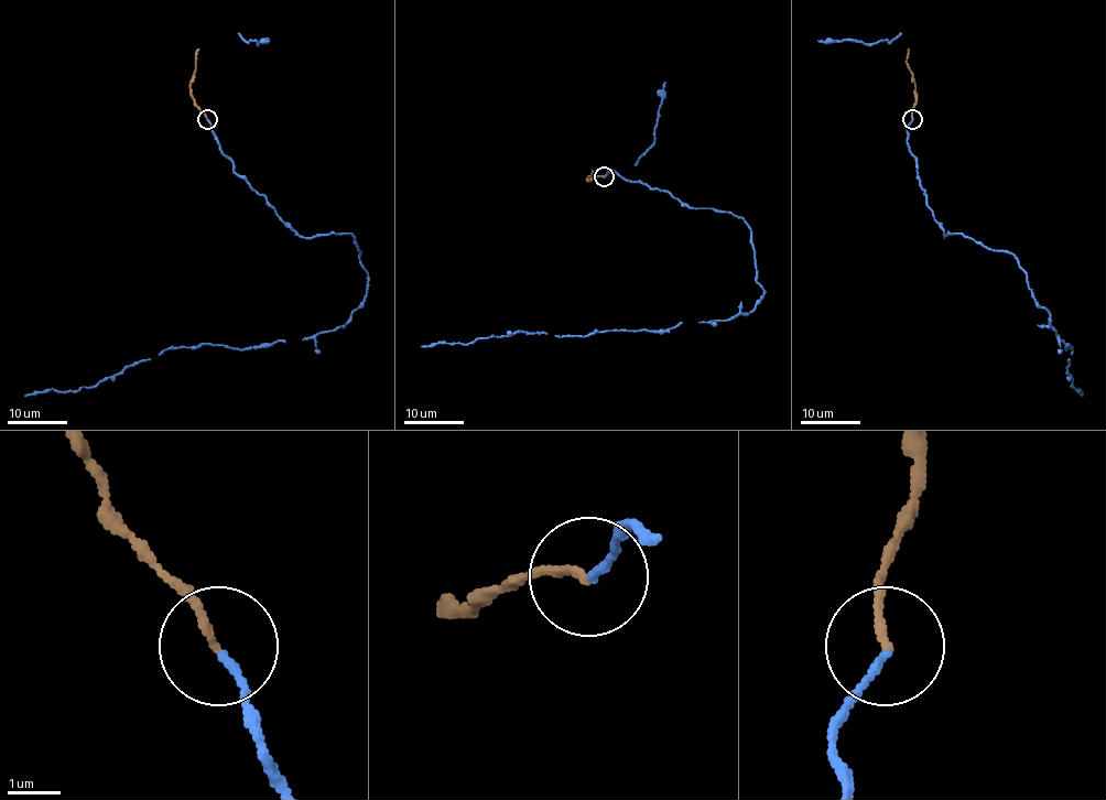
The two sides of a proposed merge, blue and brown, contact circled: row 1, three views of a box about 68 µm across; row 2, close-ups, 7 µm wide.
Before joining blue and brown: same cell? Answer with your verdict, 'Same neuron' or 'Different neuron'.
Same neuron

